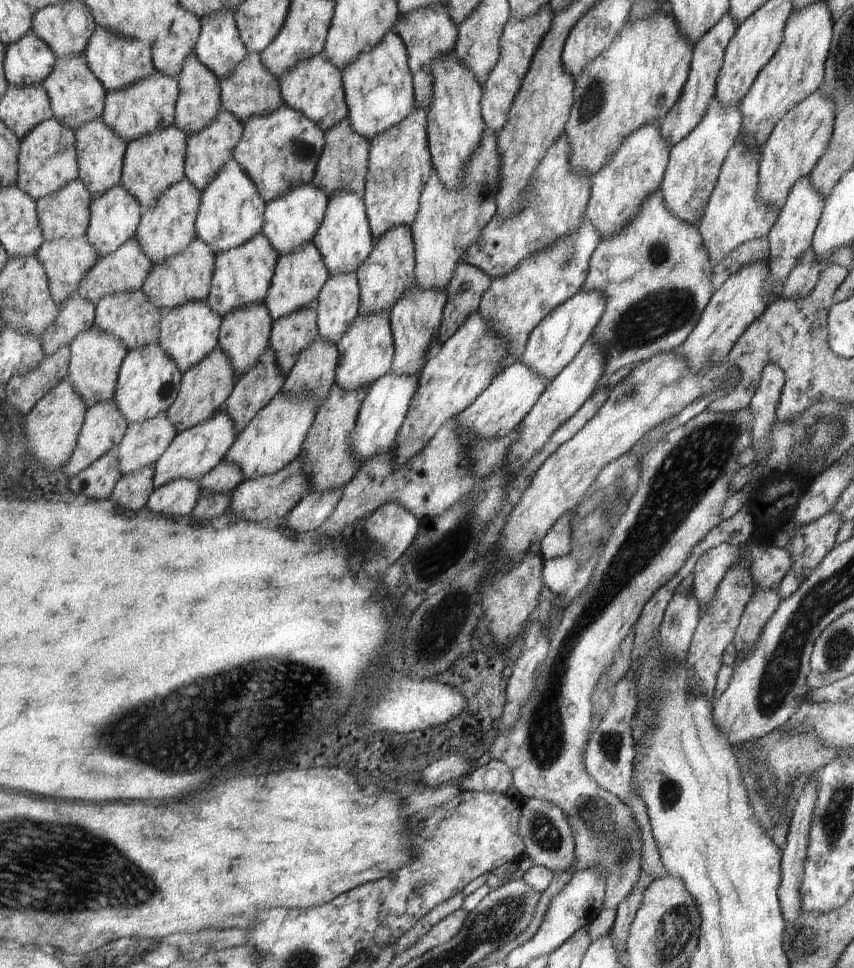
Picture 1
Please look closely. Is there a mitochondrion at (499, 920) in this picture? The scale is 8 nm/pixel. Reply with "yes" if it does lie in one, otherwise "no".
yes

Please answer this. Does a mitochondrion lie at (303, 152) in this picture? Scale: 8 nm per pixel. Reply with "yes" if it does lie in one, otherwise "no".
yes

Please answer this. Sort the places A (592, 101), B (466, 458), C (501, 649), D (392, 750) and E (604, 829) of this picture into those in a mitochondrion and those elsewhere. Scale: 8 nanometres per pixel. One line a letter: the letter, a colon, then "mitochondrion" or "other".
A: mitochondrion
B: mitochondrion
C: other
D: other
E: mitochondrion

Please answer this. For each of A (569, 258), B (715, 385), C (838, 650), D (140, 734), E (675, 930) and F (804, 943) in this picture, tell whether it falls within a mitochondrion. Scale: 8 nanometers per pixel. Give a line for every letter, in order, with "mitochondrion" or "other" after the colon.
A: mitochondrion
B: other
C: mitochondrion
D: mitochondrion
E: mitochondrion
F: mitochondrion

